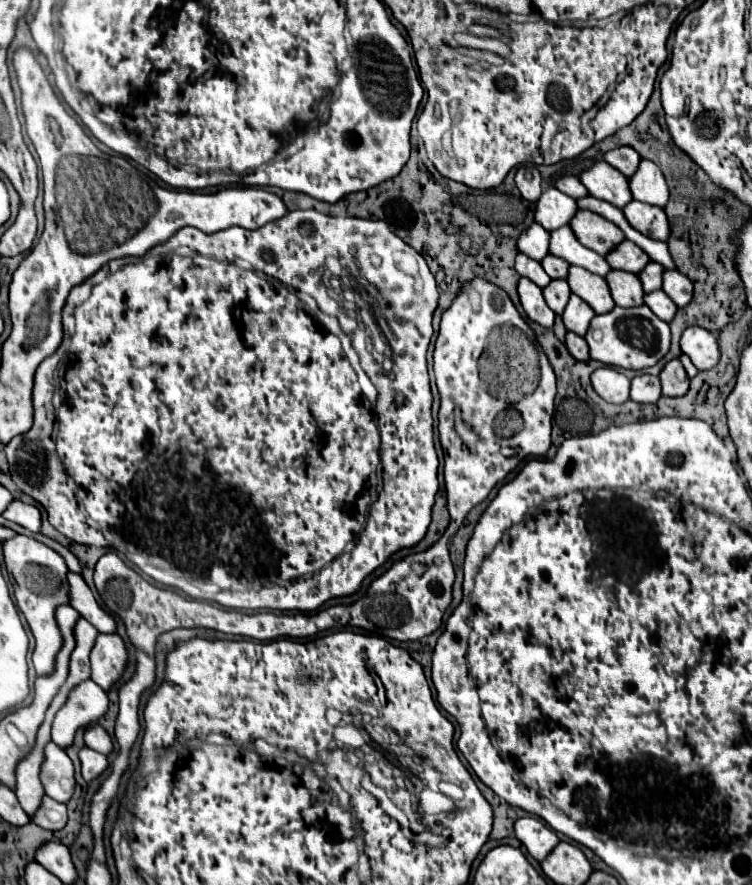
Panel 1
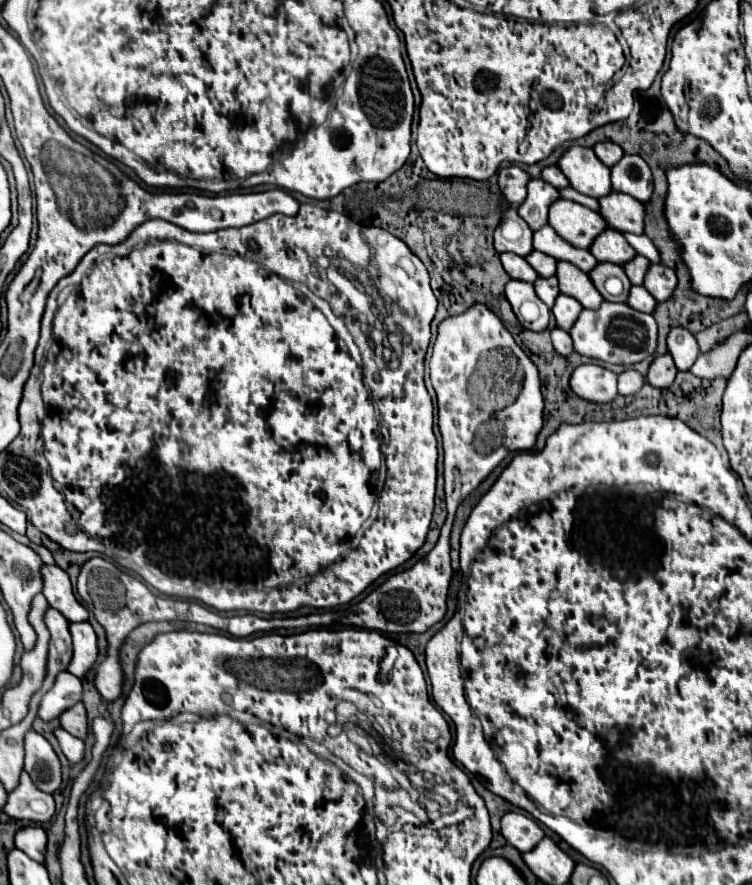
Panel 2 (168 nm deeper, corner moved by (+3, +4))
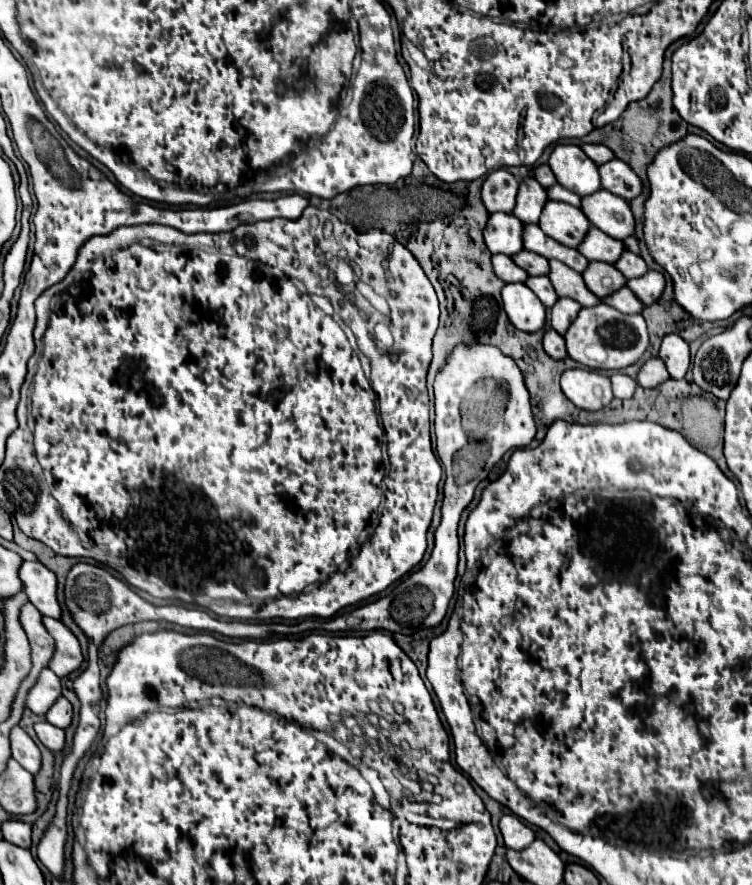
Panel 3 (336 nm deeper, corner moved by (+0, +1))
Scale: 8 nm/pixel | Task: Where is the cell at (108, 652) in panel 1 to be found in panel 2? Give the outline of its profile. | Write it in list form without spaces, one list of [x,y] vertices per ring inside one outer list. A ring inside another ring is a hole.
[[[70,623],[70,633],[74,639],[74,655],[68,671],[76,677],[84,677],[98,659],[98,635],[90,623]]]

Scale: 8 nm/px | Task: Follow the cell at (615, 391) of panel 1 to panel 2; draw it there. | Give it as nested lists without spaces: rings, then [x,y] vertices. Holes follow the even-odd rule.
[[[586,363],[574,369],[570,387],[586,401],[610,403],[618,395],[618,375],[596,363]]]

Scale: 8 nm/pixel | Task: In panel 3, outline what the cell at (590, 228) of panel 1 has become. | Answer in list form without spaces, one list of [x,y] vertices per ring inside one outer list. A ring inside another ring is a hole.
[[[549,200],[539,218],[539,226],[549,238],[561,242],[563,246],[577,248],[591,224],[579,208],[565,202]]]

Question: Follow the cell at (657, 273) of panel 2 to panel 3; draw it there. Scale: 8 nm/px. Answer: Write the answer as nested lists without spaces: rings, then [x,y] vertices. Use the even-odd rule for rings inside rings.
[[[649,270],[645,276],[641,278],[633,278],[633,280],[627,280],[625,284],[645,306],[653,304],[659,300],[659,296],[663,294],[663,288],[665,288],[665,278],[661,272],[655,272],[655,270]]]

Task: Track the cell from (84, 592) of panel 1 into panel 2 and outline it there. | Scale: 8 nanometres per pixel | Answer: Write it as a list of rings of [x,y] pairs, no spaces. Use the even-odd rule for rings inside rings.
[[[46,565],[46,569],[42,569],[42,575],[44,575],[42,593],[50,601],[50,607],[58,609],[70,621],[88,621],[90,611],[76,599],[68,573],[58,565]]]

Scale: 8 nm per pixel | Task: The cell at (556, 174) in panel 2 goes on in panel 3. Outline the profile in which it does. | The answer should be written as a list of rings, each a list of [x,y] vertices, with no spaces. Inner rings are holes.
[[[543,164],[543,166],[537,166],[535,168],[535,174],[533,174],[533,178],[543,186],[543,188],[549,188],[549,186],[553,186],[553,182],[557,184],[557,180],[555,180],[555,176],[553,176],[553,172],[551,172],[551,168],[547,166],[547,164]]]

